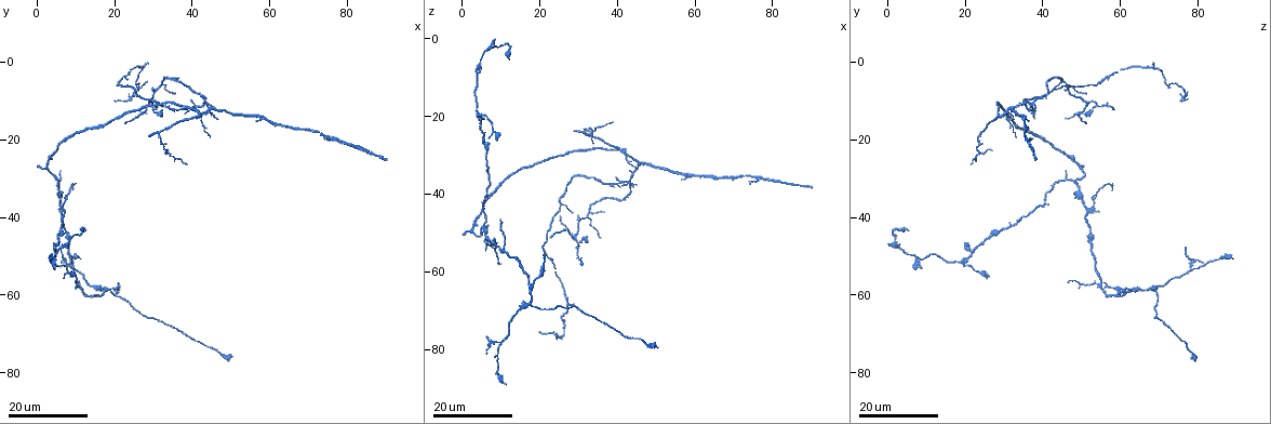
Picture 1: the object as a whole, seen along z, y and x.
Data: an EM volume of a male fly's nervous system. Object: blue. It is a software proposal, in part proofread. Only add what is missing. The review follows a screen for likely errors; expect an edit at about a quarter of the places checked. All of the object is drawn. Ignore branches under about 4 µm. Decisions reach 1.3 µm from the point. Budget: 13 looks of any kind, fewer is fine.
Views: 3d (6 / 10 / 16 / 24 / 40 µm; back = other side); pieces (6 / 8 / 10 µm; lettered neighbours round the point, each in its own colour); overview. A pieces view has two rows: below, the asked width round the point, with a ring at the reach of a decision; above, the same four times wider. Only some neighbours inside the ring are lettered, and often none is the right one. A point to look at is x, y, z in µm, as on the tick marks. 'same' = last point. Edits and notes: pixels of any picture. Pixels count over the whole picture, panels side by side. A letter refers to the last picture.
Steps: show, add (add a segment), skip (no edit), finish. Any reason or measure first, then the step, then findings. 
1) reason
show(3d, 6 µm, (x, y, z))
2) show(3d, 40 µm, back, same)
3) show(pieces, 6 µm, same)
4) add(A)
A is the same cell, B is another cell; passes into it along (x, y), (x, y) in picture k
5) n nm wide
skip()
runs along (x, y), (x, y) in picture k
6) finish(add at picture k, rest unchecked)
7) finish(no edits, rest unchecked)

branch stops here
show(3d, 24 µm, (50.0, 75.5, 79.5))

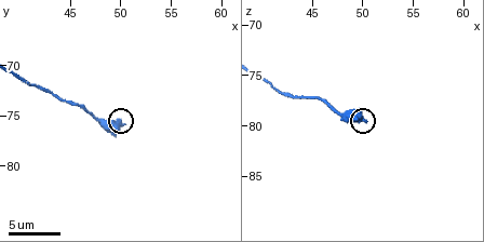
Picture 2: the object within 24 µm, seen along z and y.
what lies round it
show(pieces, 6 µm, (50.4, 76.0, 79.6))

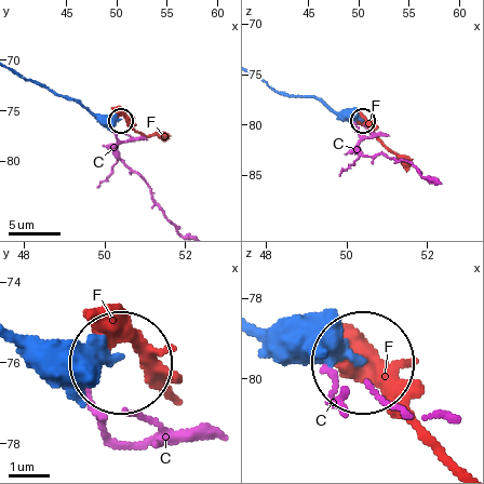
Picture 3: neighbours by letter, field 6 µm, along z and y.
skip()
C and F are other cells; runs along (18, 72), (96, 113), (119, 120) in picture 3; none of them fits

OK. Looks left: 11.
free end
show(3d, 16 µm, (8.5, 55.5, 26.0))

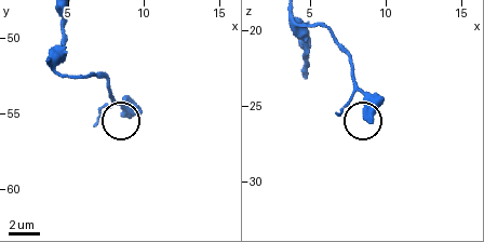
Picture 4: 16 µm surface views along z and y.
what lies round it
show(pieces, 8 µm, (8.8, 55.2, 26.2))

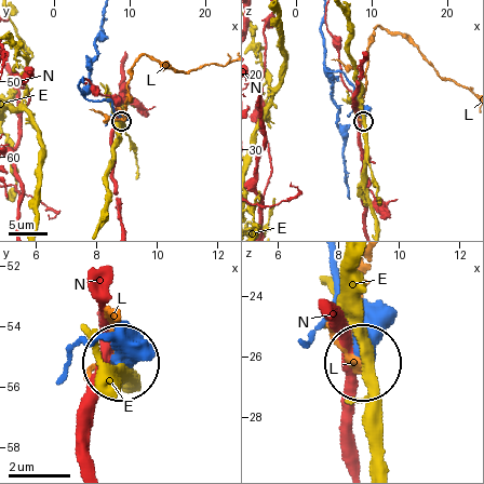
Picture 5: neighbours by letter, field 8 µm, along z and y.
skip()
E, L and N are other cells; runs along (337, 115), (328, 72), (341, 74), (351, 84), (362, 120) in picture 5; none of them fits

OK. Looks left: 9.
branch stops here
show(3d, 16 µm, (4.5, 53.0, 7.0))

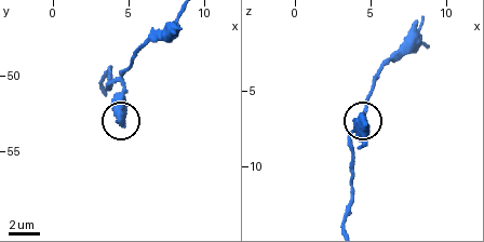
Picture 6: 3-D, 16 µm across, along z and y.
show(pieces, 10 µm, (4.6, 53.4, 7.0))

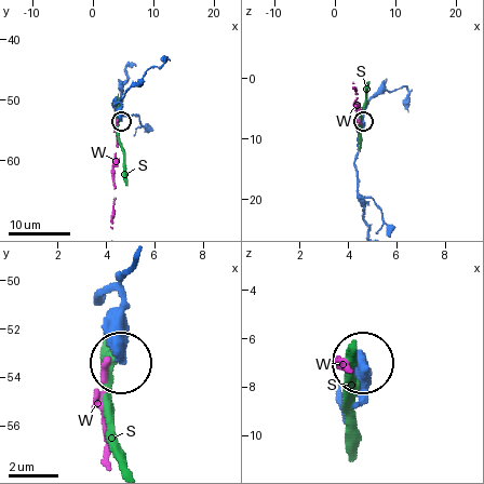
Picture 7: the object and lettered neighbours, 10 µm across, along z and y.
skip()
S and W are other cells; no lettered segment goes on from it

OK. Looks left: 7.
stops while still wide
show(3d, 16 µm, (0.0, 27.5, 50.0))

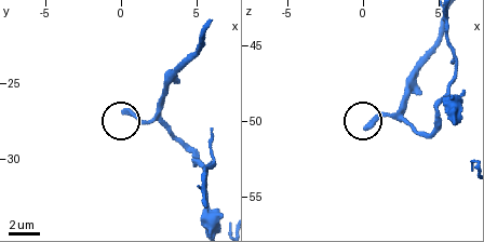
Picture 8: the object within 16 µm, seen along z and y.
show(pieces, 8 µm, (0.2, 27.0, 50.4))

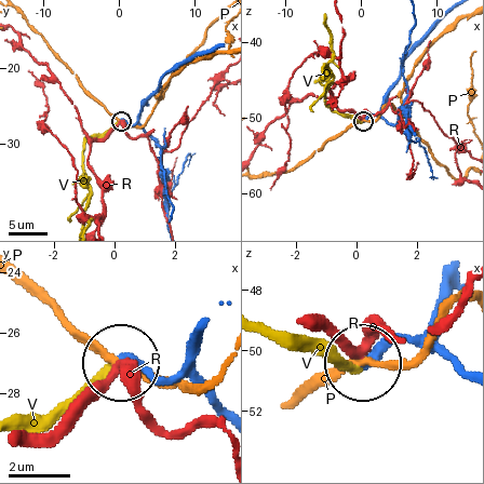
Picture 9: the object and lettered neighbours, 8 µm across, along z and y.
350 nm wide
add(V)
V is the same cell, P and R are other cells; the cell continues

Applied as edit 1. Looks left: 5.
free end
show(3d, 24 µm, (30.5, 12.0, 58.0))

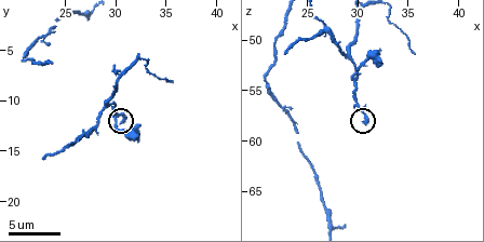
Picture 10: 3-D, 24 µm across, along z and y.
show(pieces, 6 µm, (30.8, 11.8, 58.2))

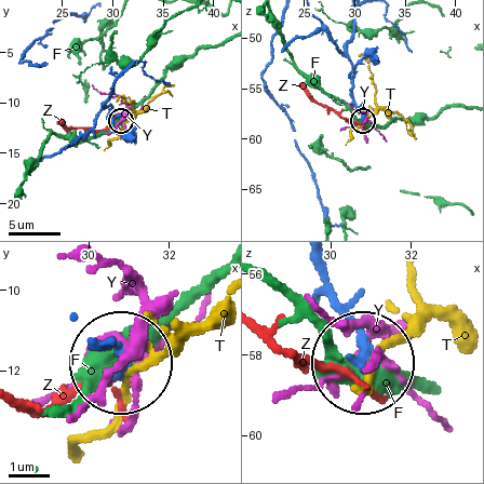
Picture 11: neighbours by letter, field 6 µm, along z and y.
skip()
F, T, Y and Z are other cells; no lettered segment goes on from it

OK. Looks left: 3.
thick end
show(3d, 16 µm, (89.5, 25.5, 38.5))

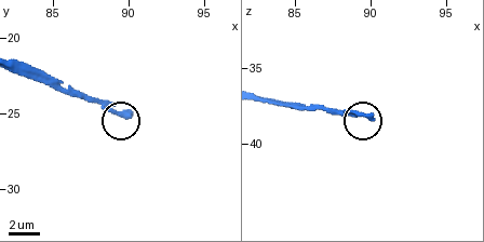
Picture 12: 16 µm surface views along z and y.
what lies round it
show(pieces, 6 µm, (90.0, 25.2, 38.2))

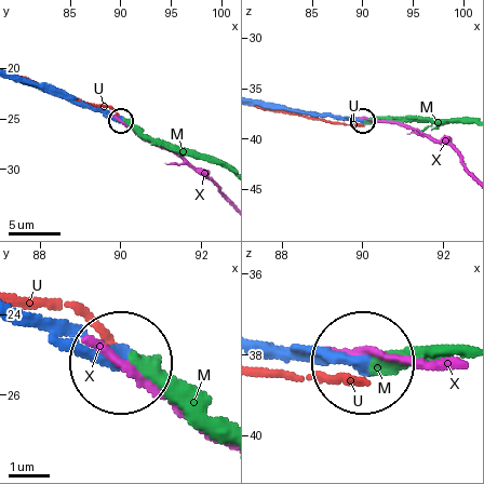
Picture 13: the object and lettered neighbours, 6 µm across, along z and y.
add(M)
M is the same cell, U and X are other cells; passes into it along (261, 345), (310, 345), (376, 365), (455, 355) in picture 13; it goes on there

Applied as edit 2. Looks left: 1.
finish(add at picture 9, add at picture 13, rest unchecked)

